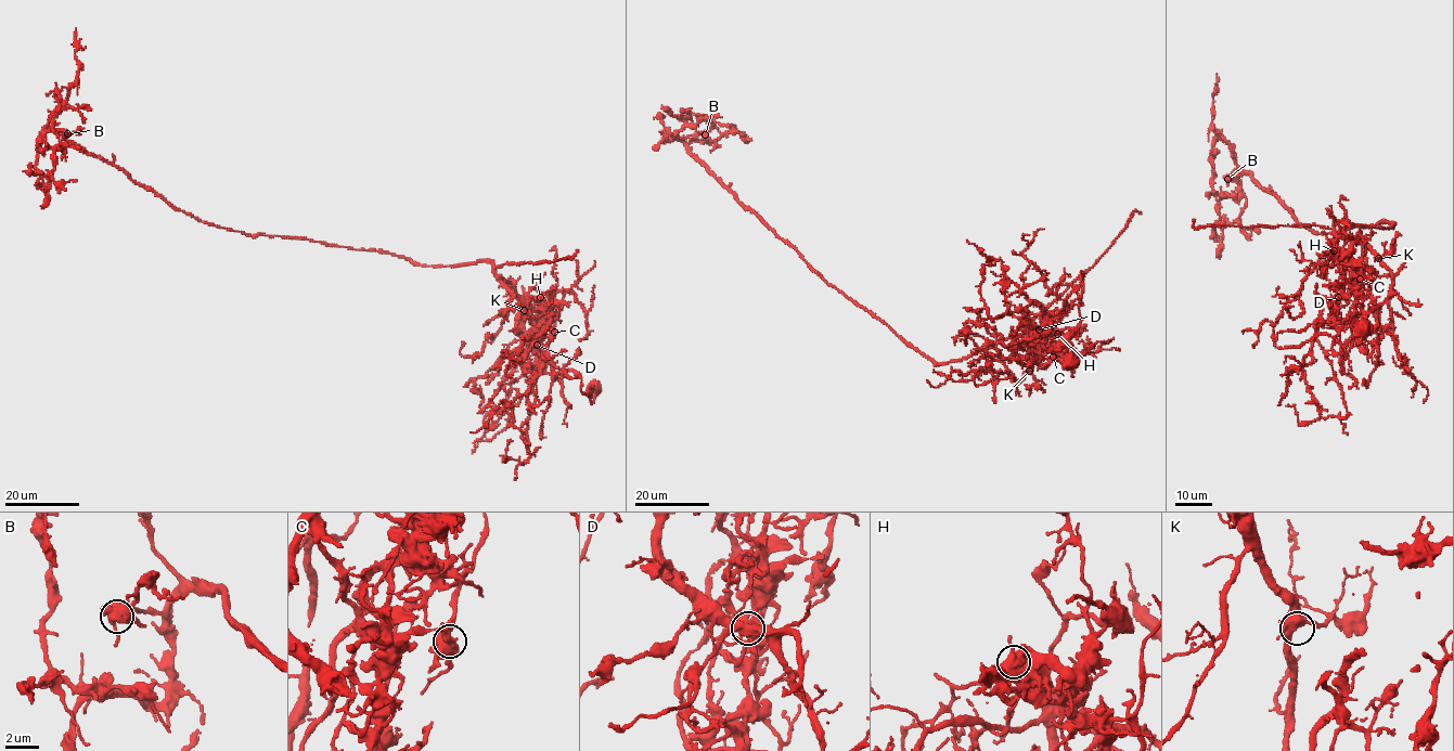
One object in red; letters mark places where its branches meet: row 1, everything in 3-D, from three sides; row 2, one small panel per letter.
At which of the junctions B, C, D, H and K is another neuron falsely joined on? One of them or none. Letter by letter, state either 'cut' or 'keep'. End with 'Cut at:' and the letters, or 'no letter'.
B: keep
C: keep
D: cut
H: keep
K: keep
Cut at: D

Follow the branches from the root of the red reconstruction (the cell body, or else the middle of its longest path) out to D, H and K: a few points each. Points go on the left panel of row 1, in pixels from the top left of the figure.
D: (594, 391), (591, 404), (592, 388), (584, 393), (580, 376), (569, 378), (563, 371), (555, 374), (536, 345)
H: (594, 391), (591, 404), (592, 388), (584, 393), (580, 376), (555, 374), (537, 345), (552, 305), (540, 297)
K: (594, 391), (591, 404), (592, 388), (555, 374), (517, 329), (523, 301), (501, 279), (524, 310)

